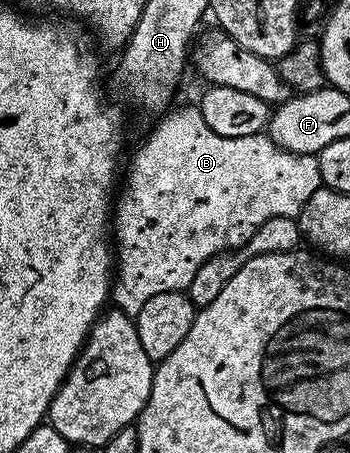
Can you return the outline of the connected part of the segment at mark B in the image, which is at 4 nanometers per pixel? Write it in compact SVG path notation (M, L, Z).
M194 104L187 105L184 109L174 109L172 108L166 115L158 118L159 126L148 135L147 142L136 151L131 170L127 173L127 182L123 185L123 194L120 197L118 194L113 205L113 253L117 258L117 268L113 273L109 297L114 308L120 309L126 317L134 320L137 327L137 339L141 339L141 347L145 347L145 355L149 355L153 363L165 360L177 347L177 343L181 343L181 339L189 335L189 327L193 327L197 307L183 291L186 291L189 283L193 283L193 275L197 275L201 263L205 263L210 257L217 256L218 253L226 253L229 249L240 249L242 245L249 243L249 239L253 239L256 231L269 219L274 217L298 218L305 203L309 203L309 195L313 195L313 191L317 191L323 185L319 158L316 154L285 151L266 132L241 135L239 138L222 138L205 123L201 111Z

